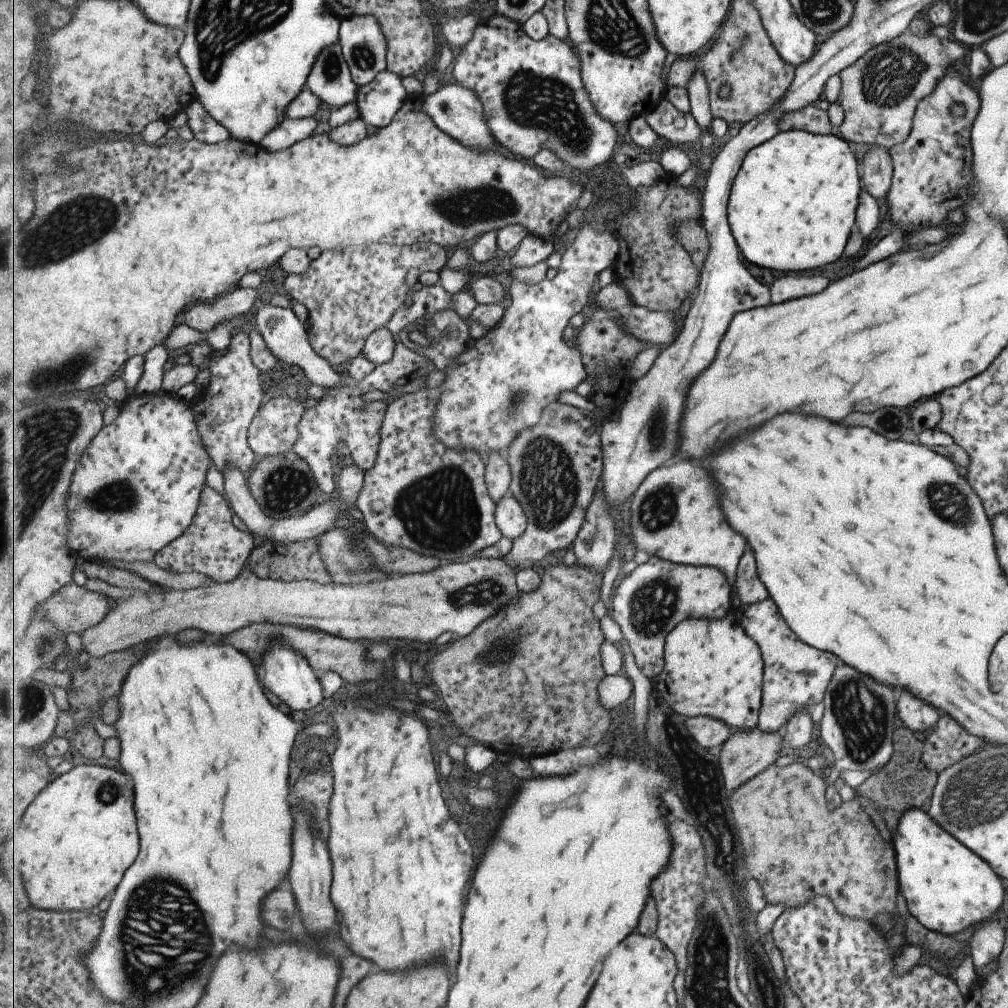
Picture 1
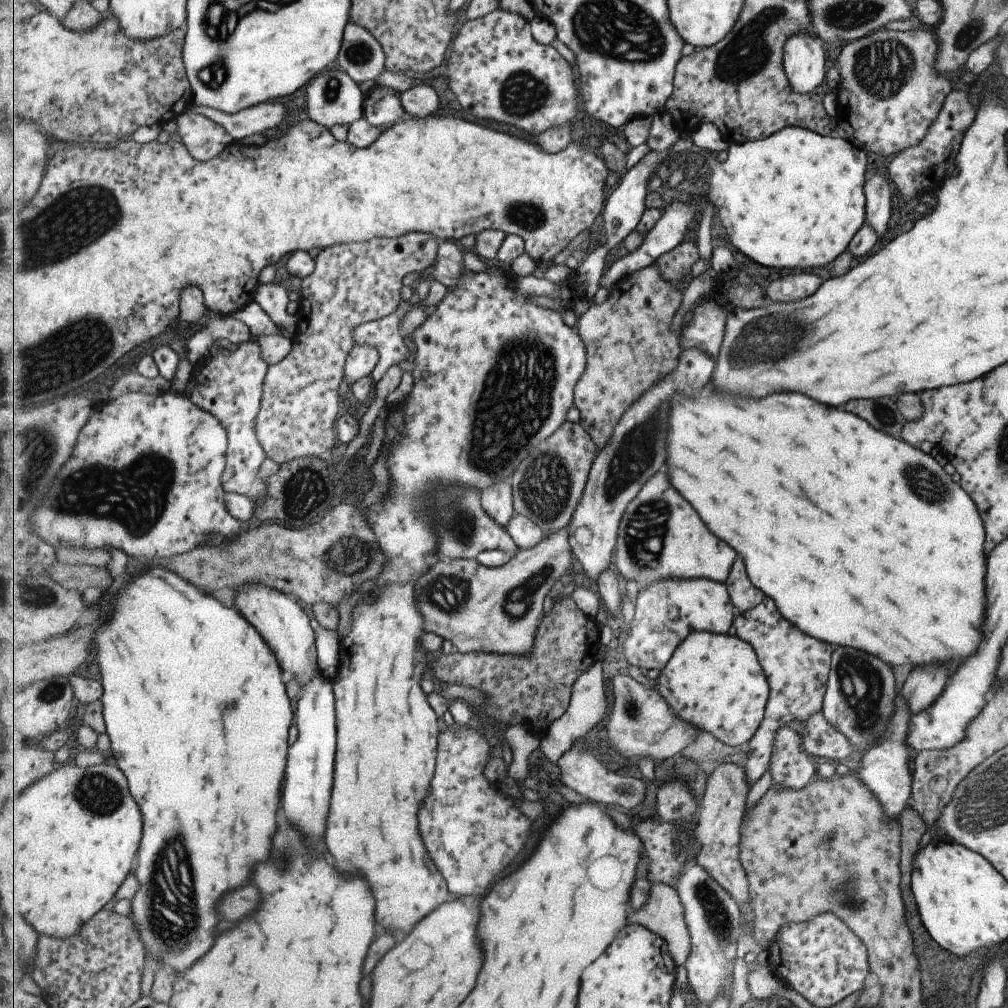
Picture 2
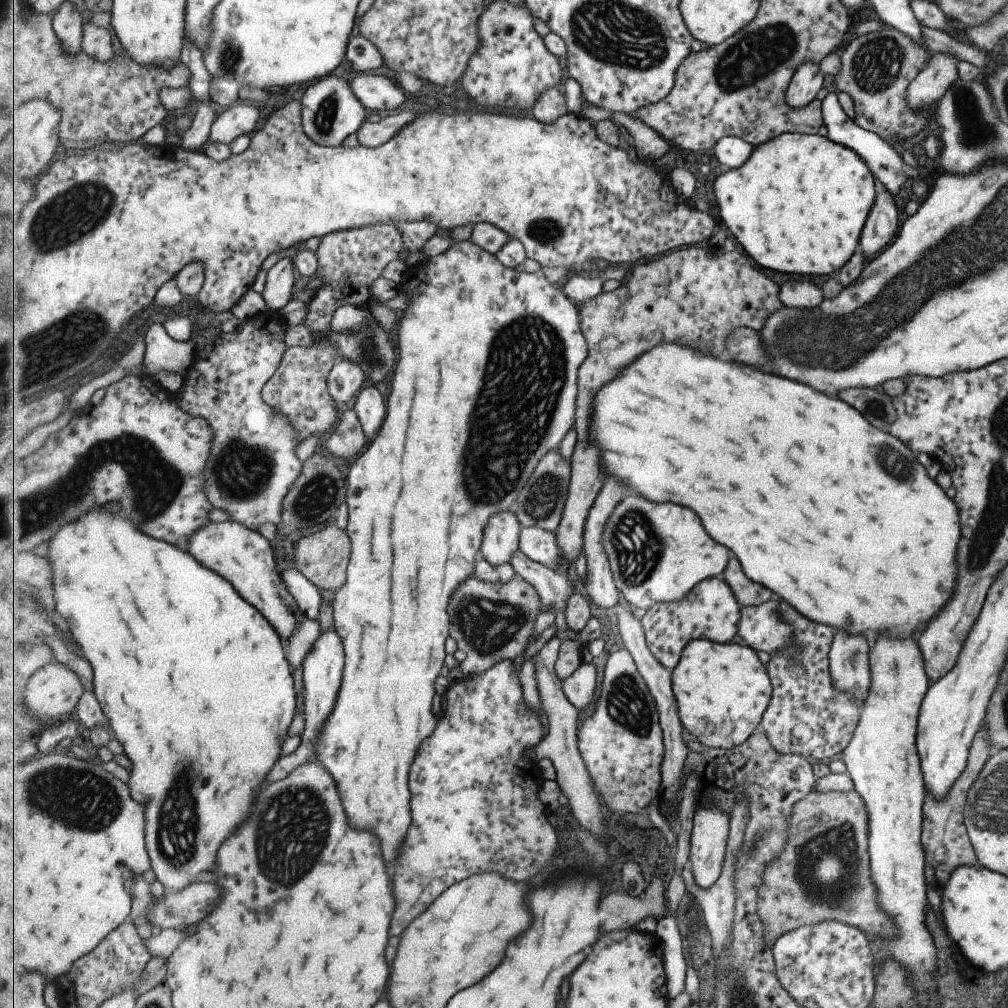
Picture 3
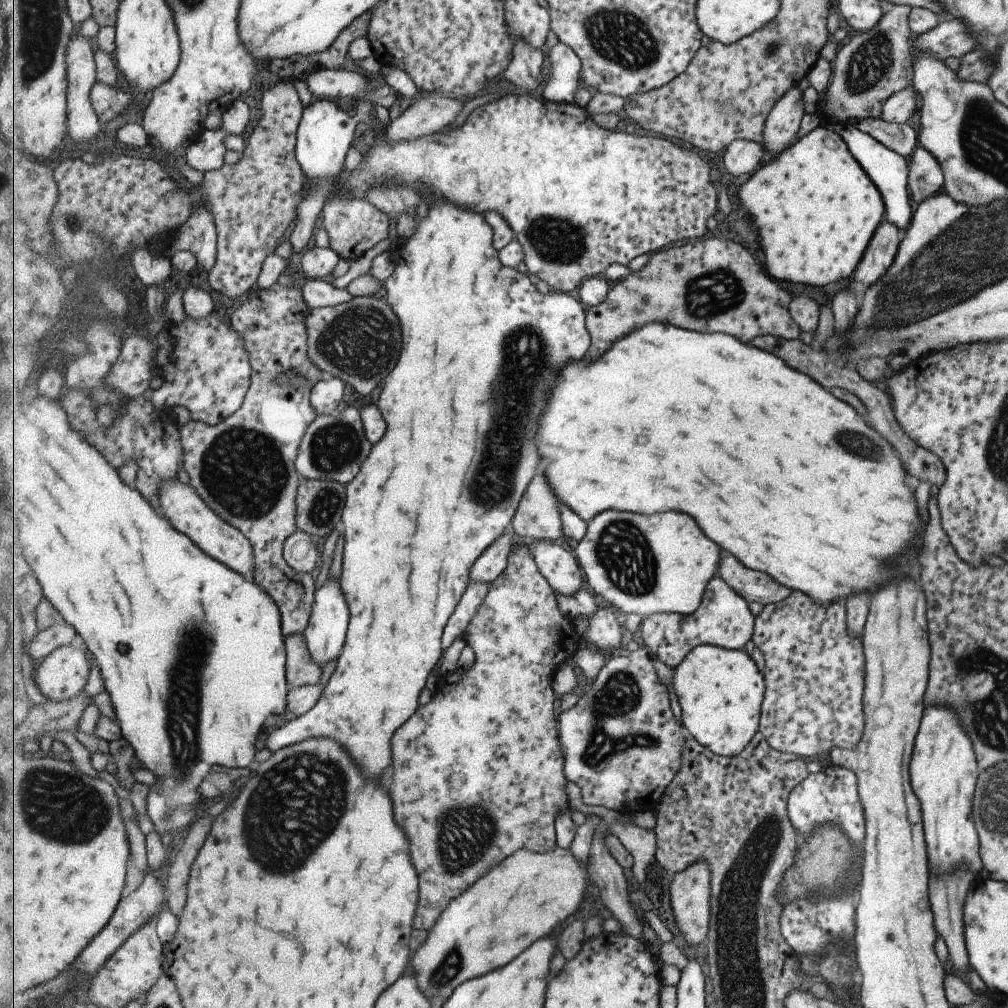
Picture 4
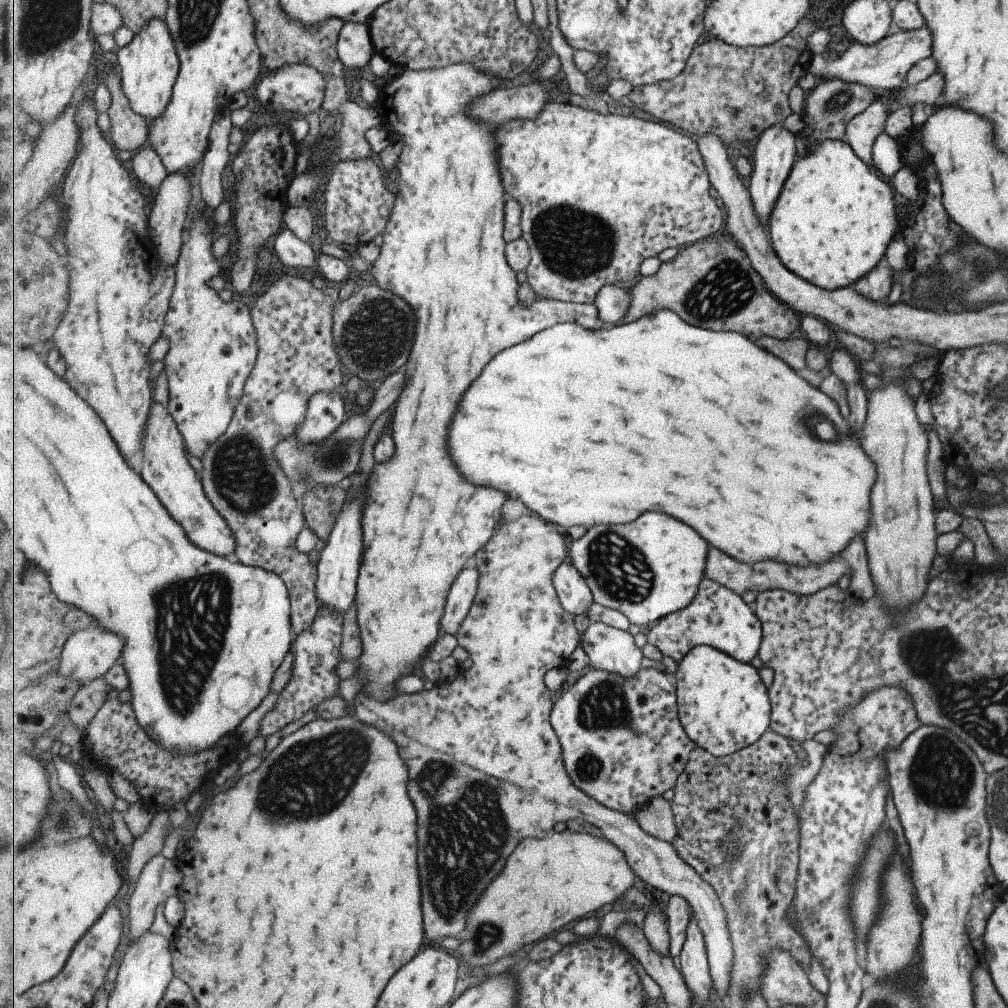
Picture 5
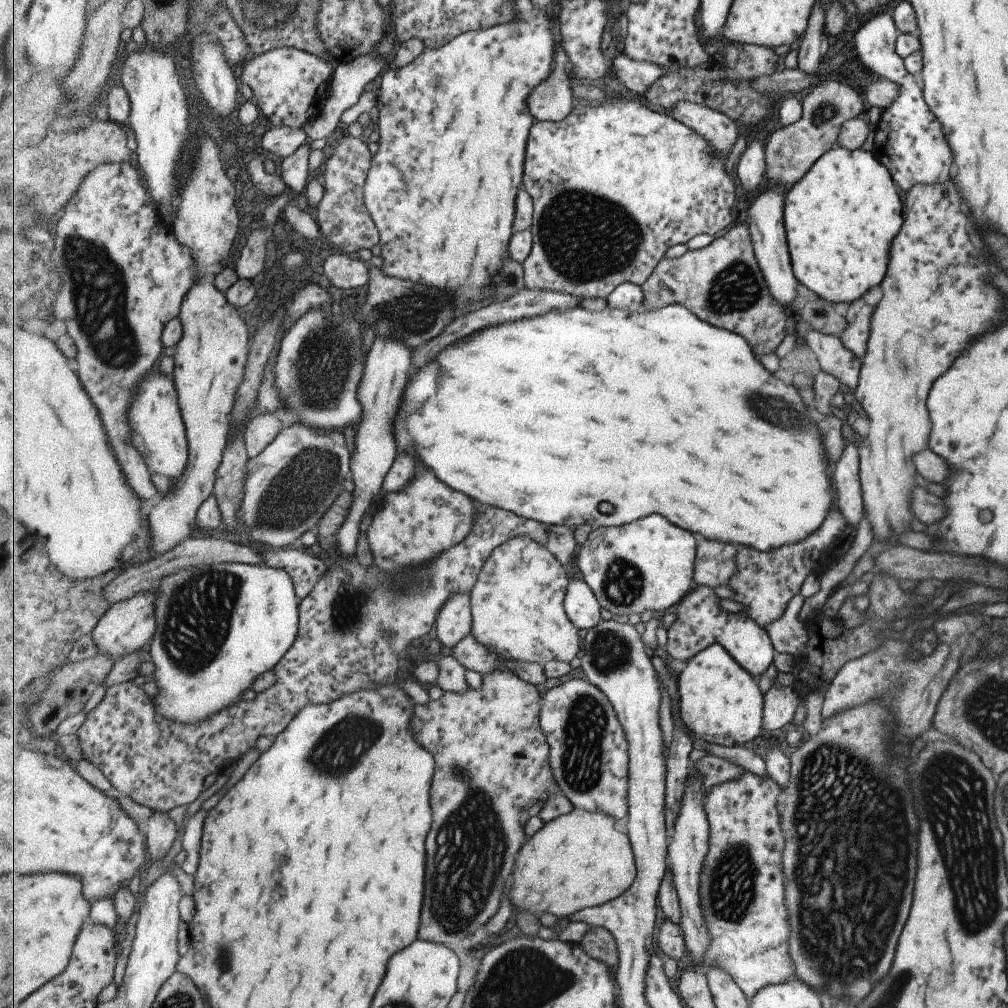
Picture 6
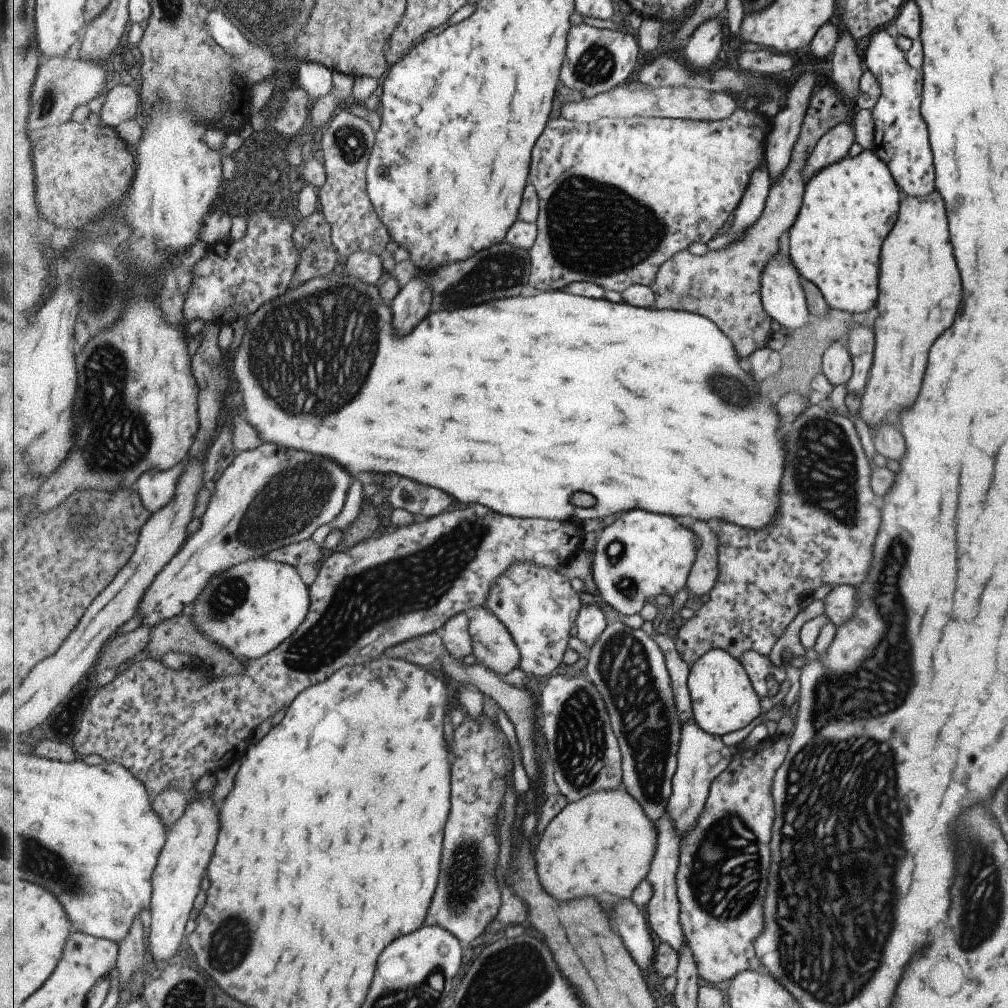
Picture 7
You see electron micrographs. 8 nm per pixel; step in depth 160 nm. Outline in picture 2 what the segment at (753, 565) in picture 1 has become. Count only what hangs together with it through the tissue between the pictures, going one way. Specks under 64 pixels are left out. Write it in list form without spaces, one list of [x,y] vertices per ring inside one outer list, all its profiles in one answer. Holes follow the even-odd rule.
[[[743,558],[735,562],[735,568],[731,571],[730,579],[727,580],[730,595],[738,611],[746,611],[758,607],[765,600],[763,590],[759,590],[747,576],[747,568]]]

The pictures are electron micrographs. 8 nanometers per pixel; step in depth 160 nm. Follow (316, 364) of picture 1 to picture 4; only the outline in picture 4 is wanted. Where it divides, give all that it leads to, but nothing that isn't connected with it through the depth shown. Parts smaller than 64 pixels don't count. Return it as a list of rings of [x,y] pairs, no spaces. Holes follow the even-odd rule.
[[[313,98],[304,108],[303,120],[299,125],[298,157],[304,171],[308,174],[308,192],[300,203],[298,223],[289,240],[292,250],[303,252],[313,238],[313,228],[317,218],[322,215],[334,186],[340,181],[340,174],[346,164],[353,140],[357,136],[357,122],[343,108],[328,98]]]

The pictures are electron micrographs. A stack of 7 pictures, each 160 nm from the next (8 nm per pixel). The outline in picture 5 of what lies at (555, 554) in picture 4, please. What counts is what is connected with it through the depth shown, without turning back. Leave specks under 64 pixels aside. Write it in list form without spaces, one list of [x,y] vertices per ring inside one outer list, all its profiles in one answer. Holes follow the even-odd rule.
[[[563,562],[555,571],[554,585],[567,612],[573,616],[588,616],[589,608],[595,603],[594,596],[585,577],[572,562]]]

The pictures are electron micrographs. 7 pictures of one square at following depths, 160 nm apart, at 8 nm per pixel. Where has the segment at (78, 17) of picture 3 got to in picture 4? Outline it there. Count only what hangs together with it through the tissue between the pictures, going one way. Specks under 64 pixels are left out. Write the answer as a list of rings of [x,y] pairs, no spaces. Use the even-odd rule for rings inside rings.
[[[77,33],[67,45],[66,65],[68,76],[68,134],[74,142],[88,141],[94,144],[94,140],[101,130],[101,121],[90,101],[91,89],[96,85],[97,67],[95,49],[91,45],[89,37]]]

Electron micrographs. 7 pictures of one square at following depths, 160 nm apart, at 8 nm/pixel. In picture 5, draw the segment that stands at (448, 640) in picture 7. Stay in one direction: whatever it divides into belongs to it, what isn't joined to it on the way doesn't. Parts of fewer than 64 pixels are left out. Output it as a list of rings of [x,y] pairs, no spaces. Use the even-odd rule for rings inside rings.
[[[478,566],[466,568],[463,576],[459,576],[459,580],[455,582],[455,588],[451,588],[451,600],[447,600],[447,614],[443,618],[443,633],[456,636],[475,602],[479,585]]]

